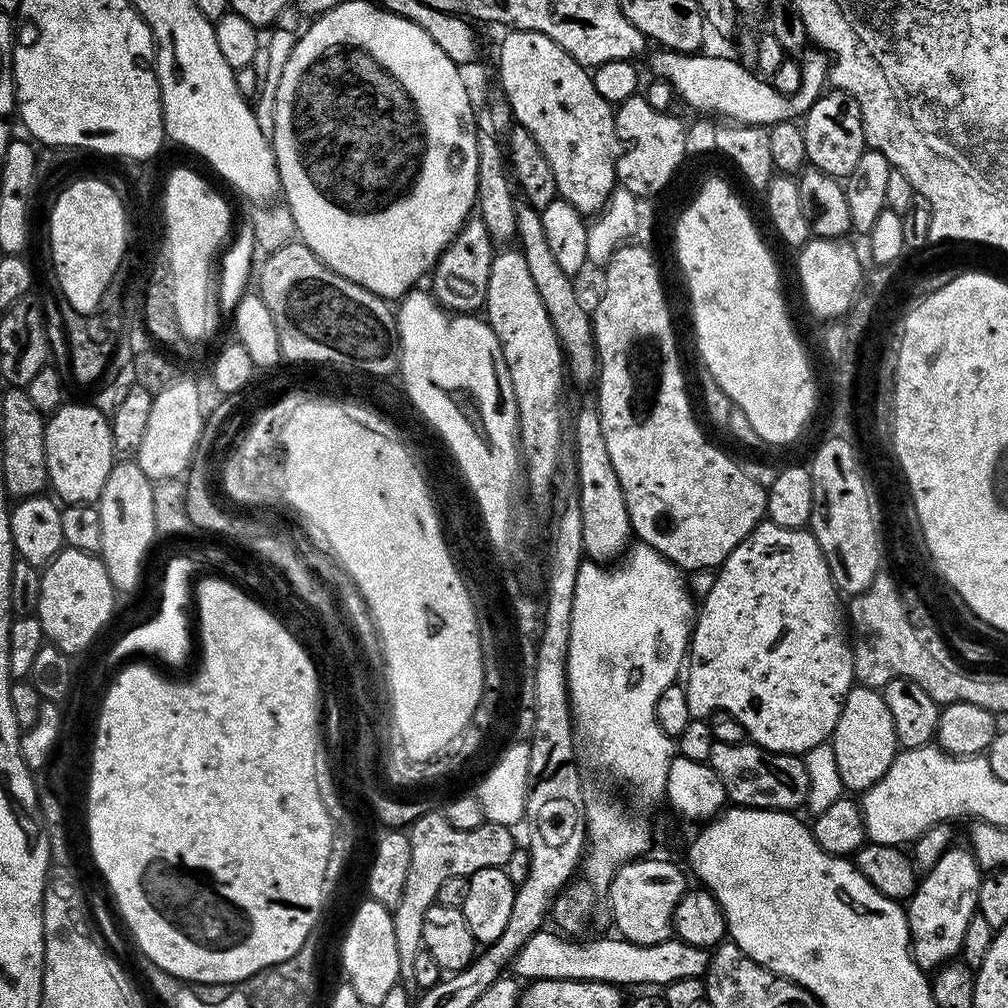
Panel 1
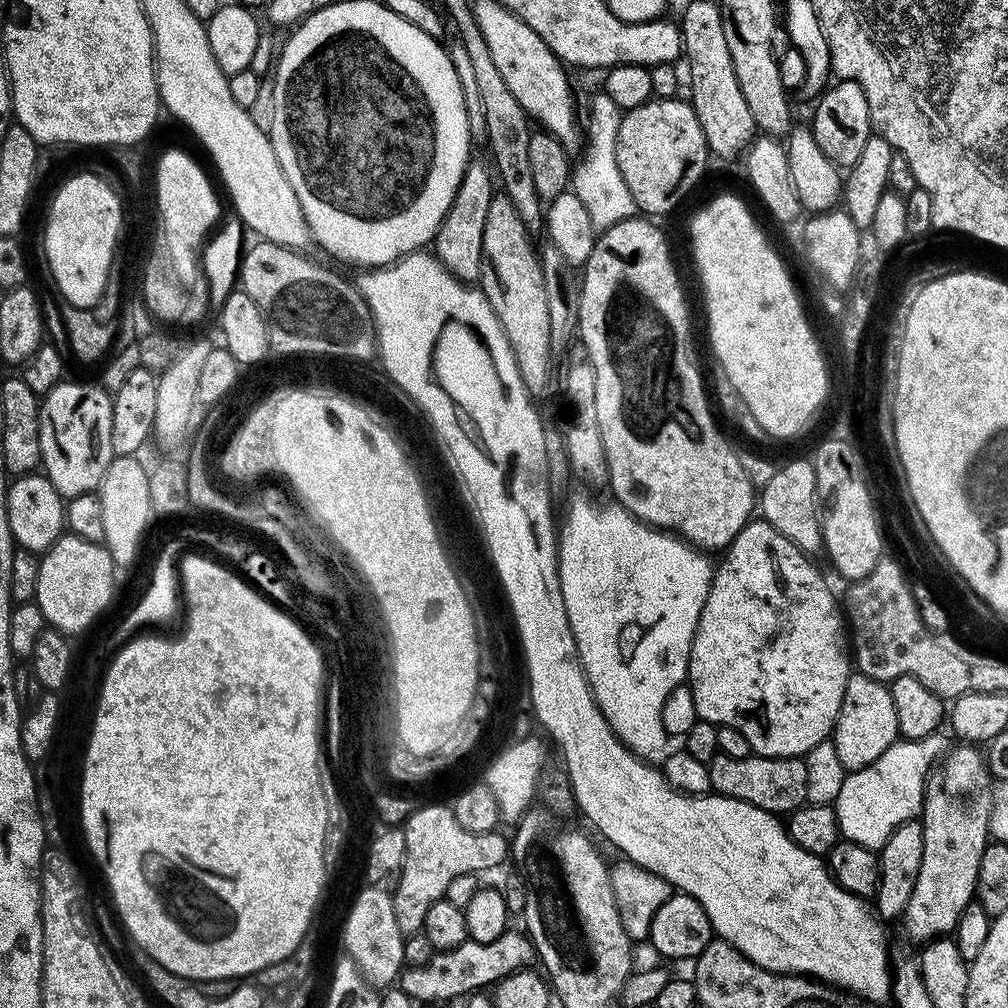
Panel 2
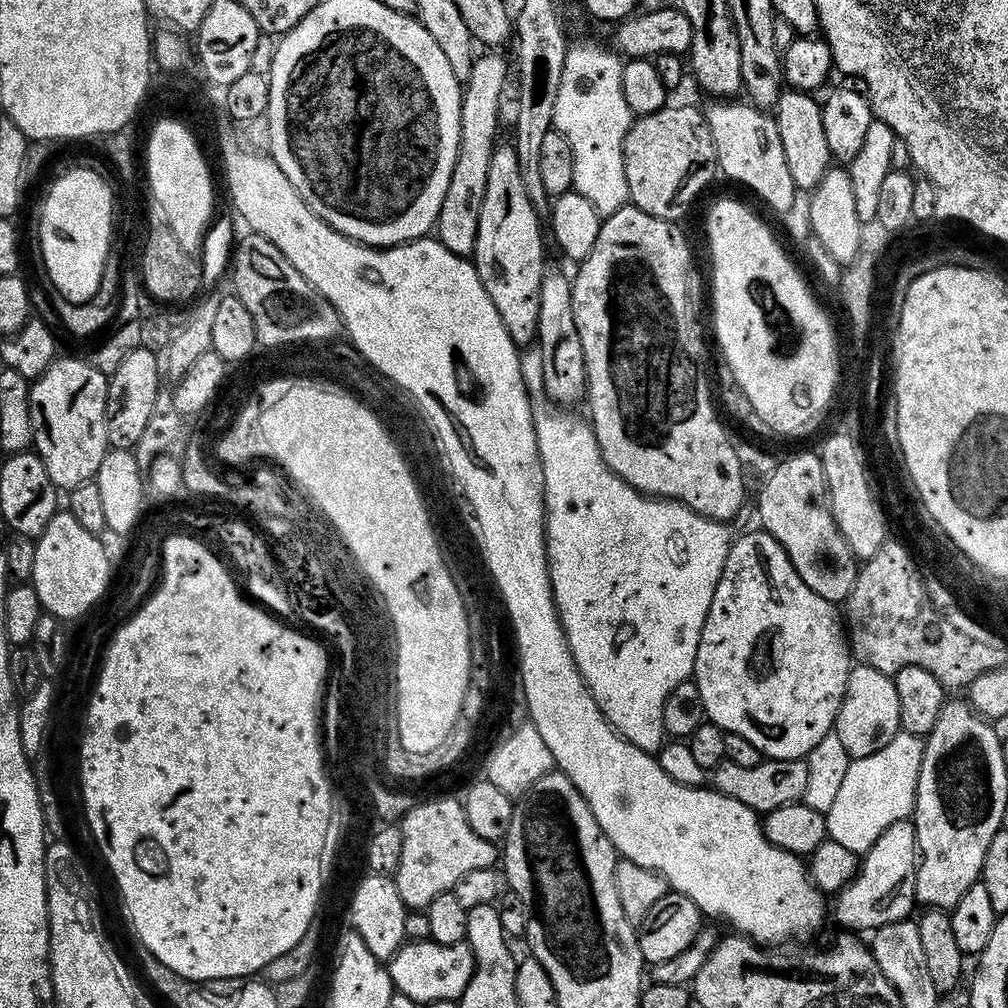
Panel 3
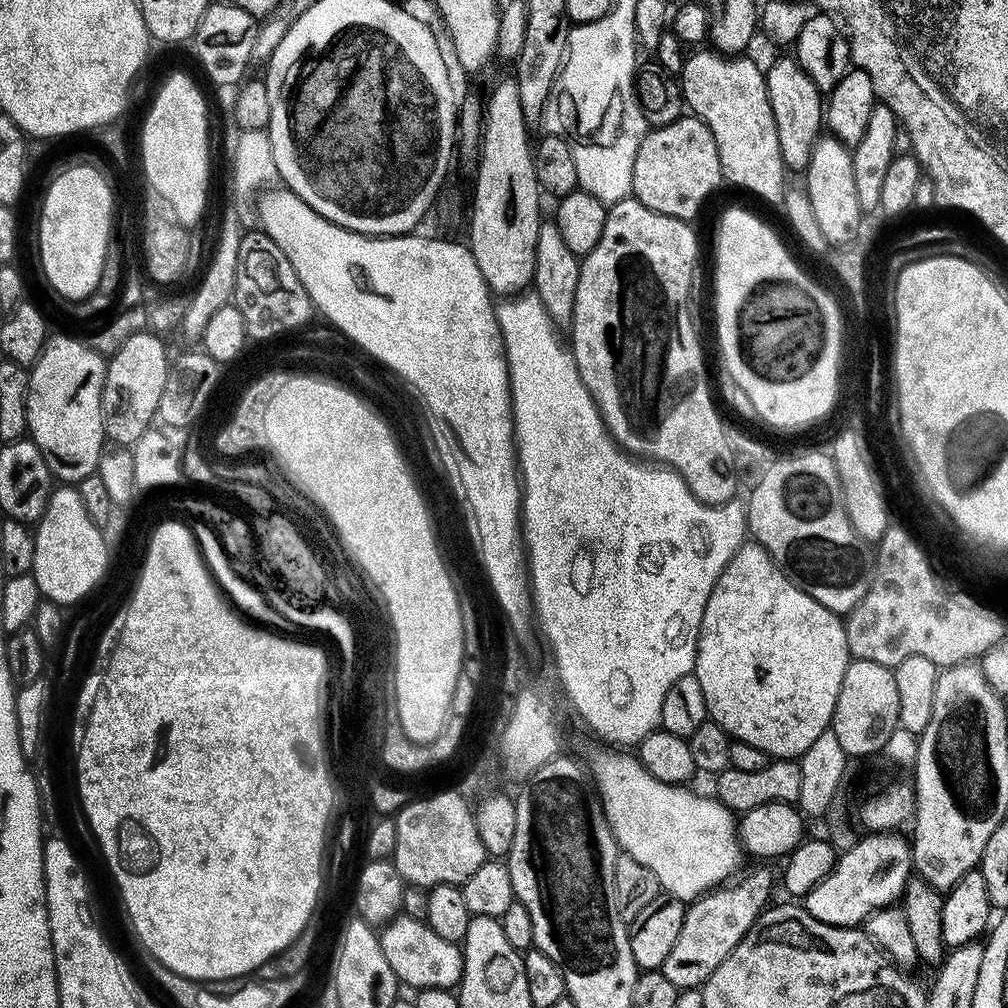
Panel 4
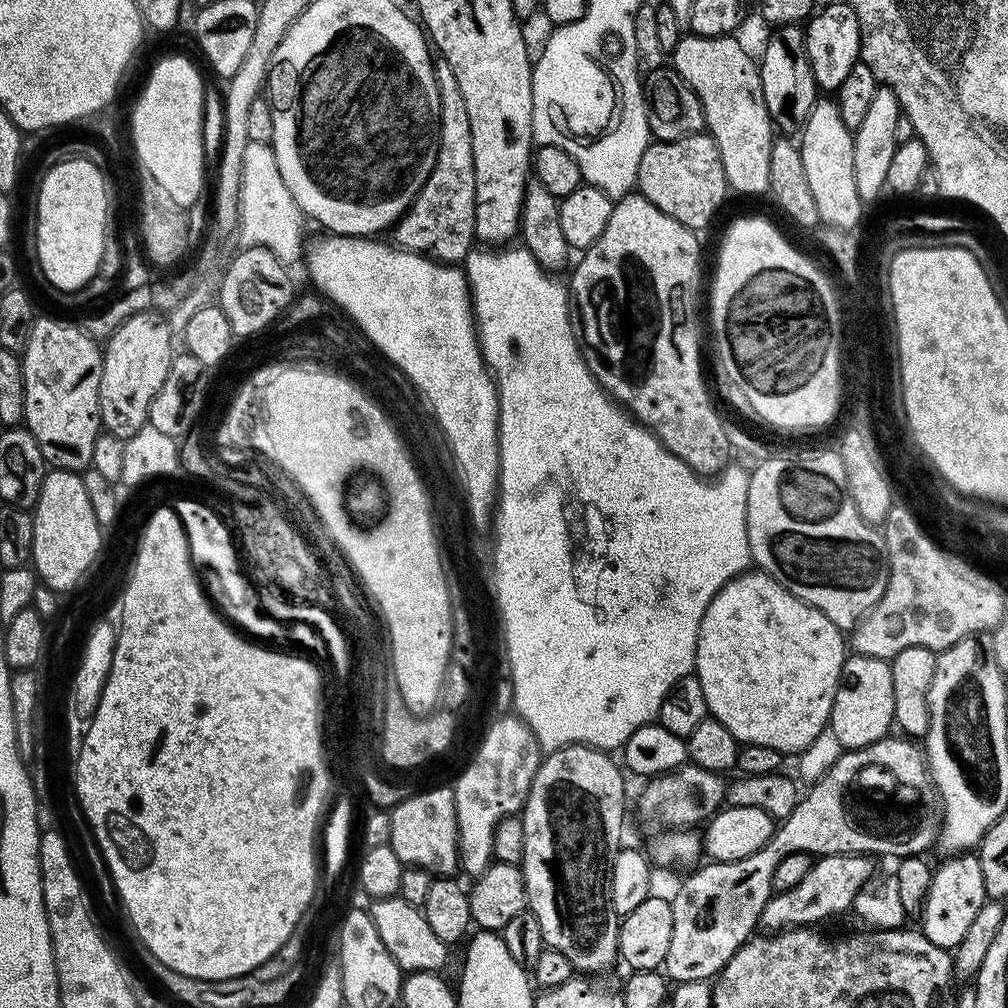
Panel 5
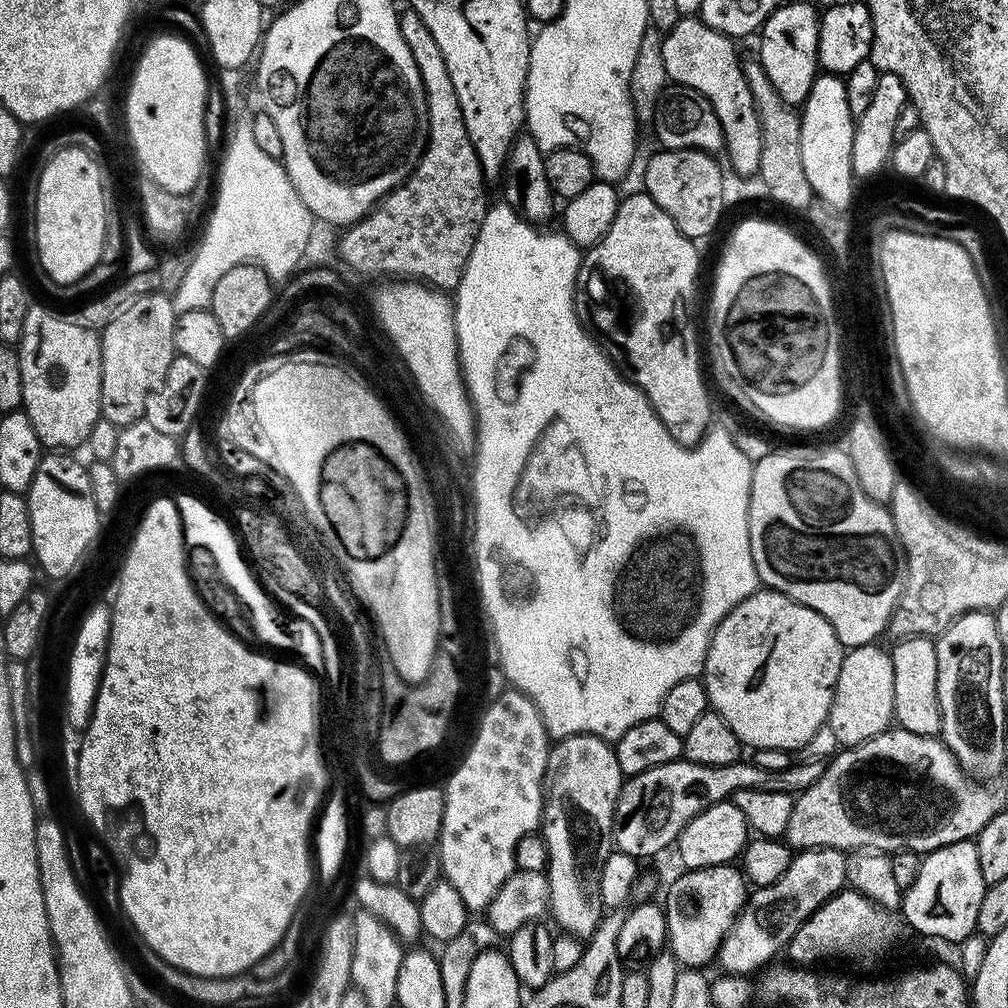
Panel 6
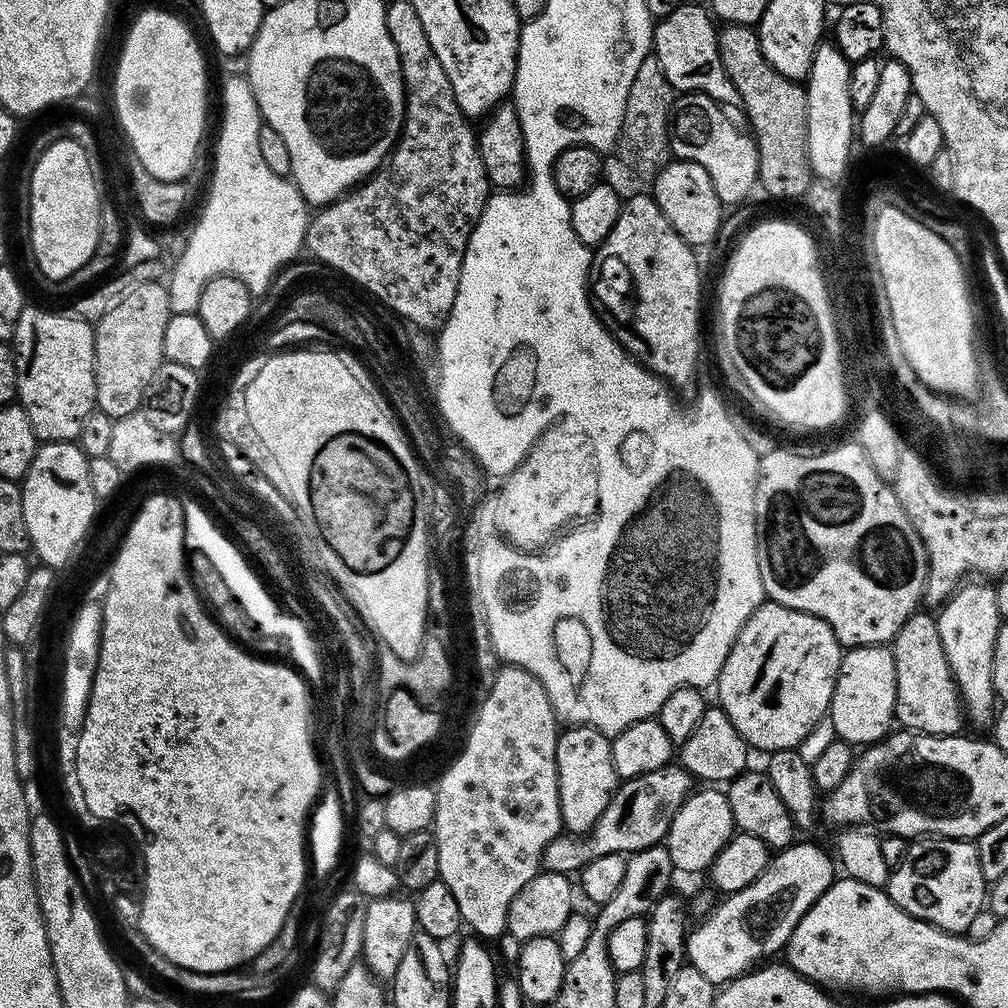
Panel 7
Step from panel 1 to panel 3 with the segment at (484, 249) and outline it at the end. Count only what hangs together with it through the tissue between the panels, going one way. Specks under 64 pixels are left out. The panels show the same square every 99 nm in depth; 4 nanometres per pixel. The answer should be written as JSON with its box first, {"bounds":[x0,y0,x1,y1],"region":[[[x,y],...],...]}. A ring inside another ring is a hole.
{"bounds":[434,50,510,258],"region":[[[496,50],[485,51],[485,56],[477,55],[472,62],[470,78],[462,88],[460,98],[460,141],[458,158],[454,162],[454,174],[450,174],[450,186],[446,186],[446,198],[442,198],[442,210],[434,225],[435,239],[439,240],[446,250],[465,258],[471,257],[476,250],[478,238],[478,214],[482,210],[482,198],[486,198],[486,174],[490,174],[492,151],[498,146],[496,131],[500,128],[500,95],[504,92],[504,83],[508,80],[510,64],[503,60]]]}

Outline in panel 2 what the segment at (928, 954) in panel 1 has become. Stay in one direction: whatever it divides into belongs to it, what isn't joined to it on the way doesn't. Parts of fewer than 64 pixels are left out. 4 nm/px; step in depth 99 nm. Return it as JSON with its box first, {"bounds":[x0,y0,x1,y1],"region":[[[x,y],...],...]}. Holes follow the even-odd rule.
{"bounds":[904,746,994,946],"region":[[[976,746],[953,747],[933,767],[928,786],[924,789],[924,850],[922,866],[918,870],[918,878],[914,882],[914,890],[910,898],[904,901],[904,932],[909,941],[916,946],[924,946],[931,940],[947,937],[955,933],[958,918],[962,918],[962,910],[973,903],[978,882],[978,862],[982,862],[982,850],[990,842],[990,825],[992,822],[992,801],[994,799],[994,781],[988,768],[985,753]]]}

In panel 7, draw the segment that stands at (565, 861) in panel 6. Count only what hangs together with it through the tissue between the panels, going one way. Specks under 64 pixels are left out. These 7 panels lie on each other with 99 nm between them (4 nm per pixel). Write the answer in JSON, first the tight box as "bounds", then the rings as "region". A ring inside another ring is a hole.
{"bounds":[556,726,618,834],"region":[[[568,726],[556,737],[558,798],[563,827],[572,834],[588,832],[616,793],[618,777],[612,761],[612,742],[597,728]]]}

